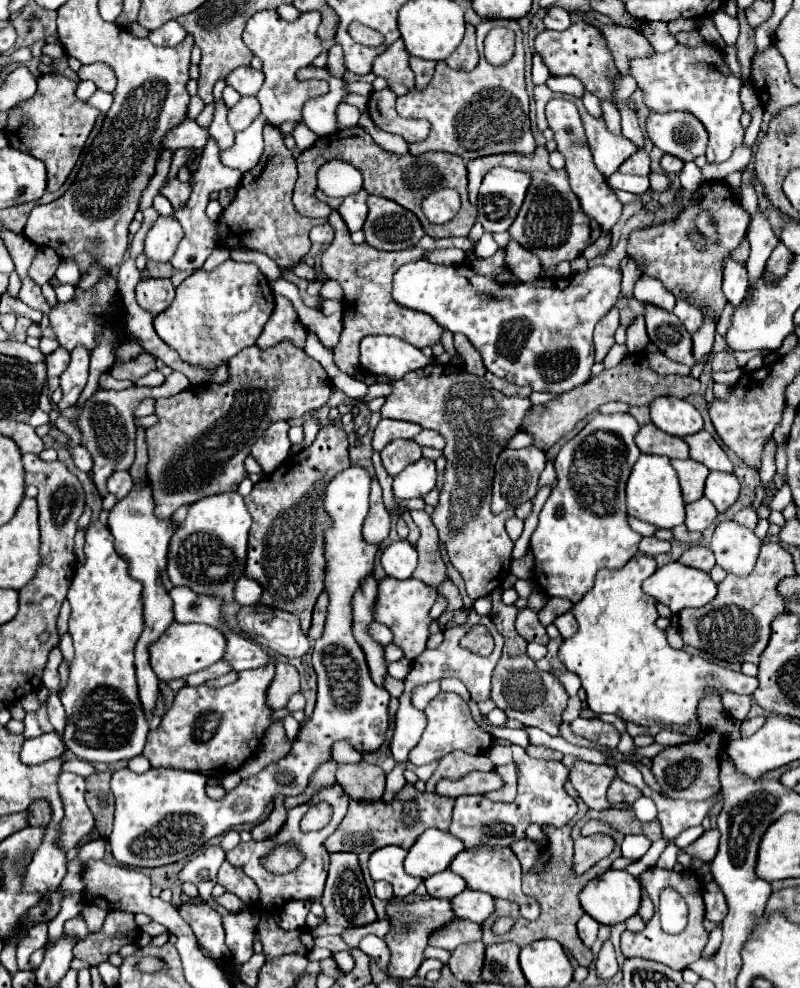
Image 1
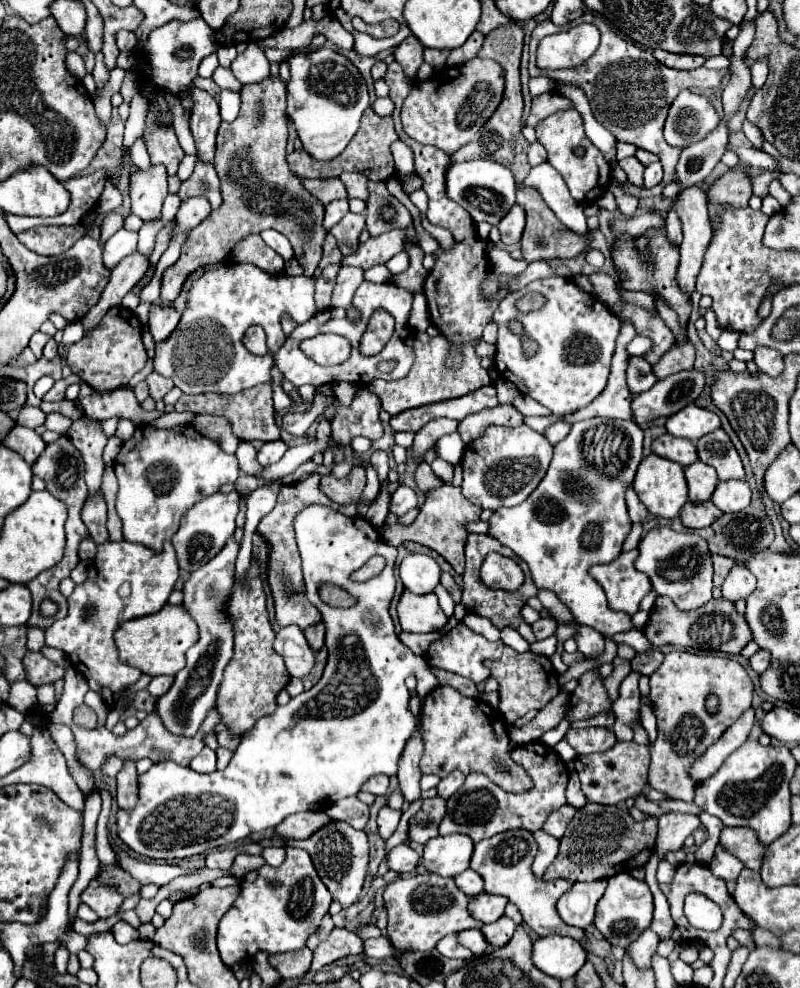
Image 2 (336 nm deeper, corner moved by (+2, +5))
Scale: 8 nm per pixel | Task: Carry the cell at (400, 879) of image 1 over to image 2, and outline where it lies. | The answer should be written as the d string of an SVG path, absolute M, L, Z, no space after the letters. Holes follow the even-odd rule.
M408 845L394 847L386 859L388 859L388 867L396 873L410 873L418 865L418 853Z

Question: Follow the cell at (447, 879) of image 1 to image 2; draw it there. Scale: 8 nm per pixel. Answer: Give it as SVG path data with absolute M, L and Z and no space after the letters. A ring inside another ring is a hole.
M466 869L464 873L456 875L454 881L456 881L456 885L458 885L468 897L474 897L474 895L478 895L478 893L484 891L484 881L482 881L482 877L480 877L478 873L474 873L472 869Z

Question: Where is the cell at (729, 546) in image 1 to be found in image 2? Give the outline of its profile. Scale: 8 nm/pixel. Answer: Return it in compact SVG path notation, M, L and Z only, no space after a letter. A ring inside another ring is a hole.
M738 563L726 577L722 585L722 595L724 599L730 599L732 603L736 603L740 599L750 597L754 587L756 587L756 577L742 563Z

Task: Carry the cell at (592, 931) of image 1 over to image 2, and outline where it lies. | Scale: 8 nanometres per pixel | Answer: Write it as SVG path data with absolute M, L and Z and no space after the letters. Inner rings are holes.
M606 879L592 883L574 883L566 895L558 899L560 917L574 927L586 929L594 921L596 903L602 899L606 889Z

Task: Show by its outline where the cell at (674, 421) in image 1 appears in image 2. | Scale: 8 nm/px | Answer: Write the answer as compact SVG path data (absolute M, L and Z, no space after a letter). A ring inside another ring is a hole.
M688 405L680 409L666 421L666 429L670 435L684 437L690 441L698 441L700 437L712 433L718 427L720 427L720 417L714 411L696 405Z

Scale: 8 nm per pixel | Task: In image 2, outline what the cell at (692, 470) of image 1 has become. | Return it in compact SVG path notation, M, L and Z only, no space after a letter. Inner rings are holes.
M696 461L690 467L686 467L684 473L690 489L690 501L694 503L708 501L718 485L718 475L714 473L714 469L710 469L708 465L702 465L702 461Z

